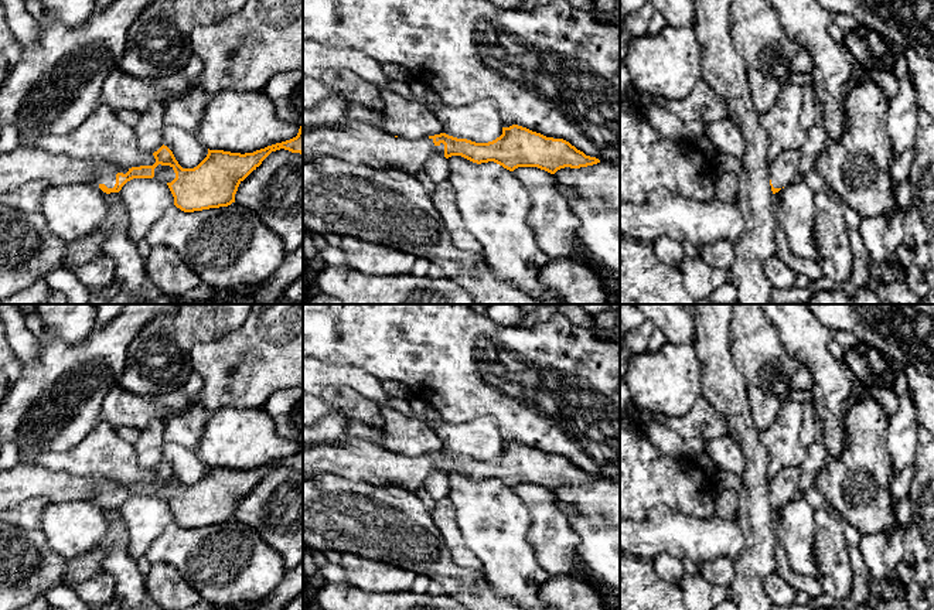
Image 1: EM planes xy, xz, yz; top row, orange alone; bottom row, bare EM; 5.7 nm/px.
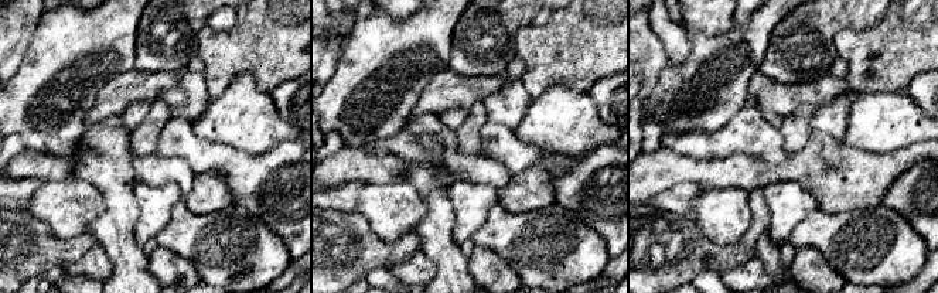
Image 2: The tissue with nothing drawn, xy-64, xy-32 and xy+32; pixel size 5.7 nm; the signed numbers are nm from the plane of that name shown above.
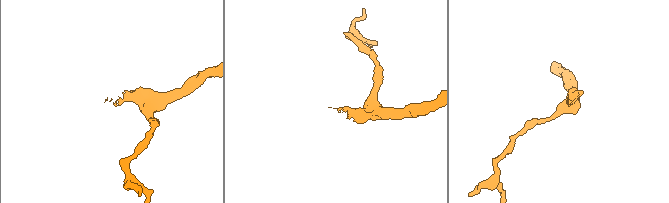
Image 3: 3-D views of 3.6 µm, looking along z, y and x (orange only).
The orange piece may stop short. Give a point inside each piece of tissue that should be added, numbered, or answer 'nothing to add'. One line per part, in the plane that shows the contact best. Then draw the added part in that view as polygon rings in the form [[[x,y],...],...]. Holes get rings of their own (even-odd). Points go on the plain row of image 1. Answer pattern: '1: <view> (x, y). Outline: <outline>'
1: xy (24, 481). Outline: [[[21,460],[0,471],[0,512],[18,507],[24,501],[42,498],[52,502],[98,498],[108,505],[116,501],[116,491],[129,485],[103,476],[75,476],[51,471]]]

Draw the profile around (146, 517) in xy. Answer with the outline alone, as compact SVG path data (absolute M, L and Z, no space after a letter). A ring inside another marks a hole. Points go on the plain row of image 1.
M133 495L119 508L129 531L127 553L139 560L151 543L174 522L174 514L167 502L156 495Z

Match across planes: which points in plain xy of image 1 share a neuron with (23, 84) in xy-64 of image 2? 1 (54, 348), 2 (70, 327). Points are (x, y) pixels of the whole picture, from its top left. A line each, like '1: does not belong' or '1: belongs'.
1: belongs
2: does not belong

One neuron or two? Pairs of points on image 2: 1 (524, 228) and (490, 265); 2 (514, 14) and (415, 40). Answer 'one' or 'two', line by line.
1: two
2: two

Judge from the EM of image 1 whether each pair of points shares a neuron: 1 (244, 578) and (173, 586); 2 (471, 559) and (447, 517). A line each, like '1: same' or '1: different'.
1: different
2: same

